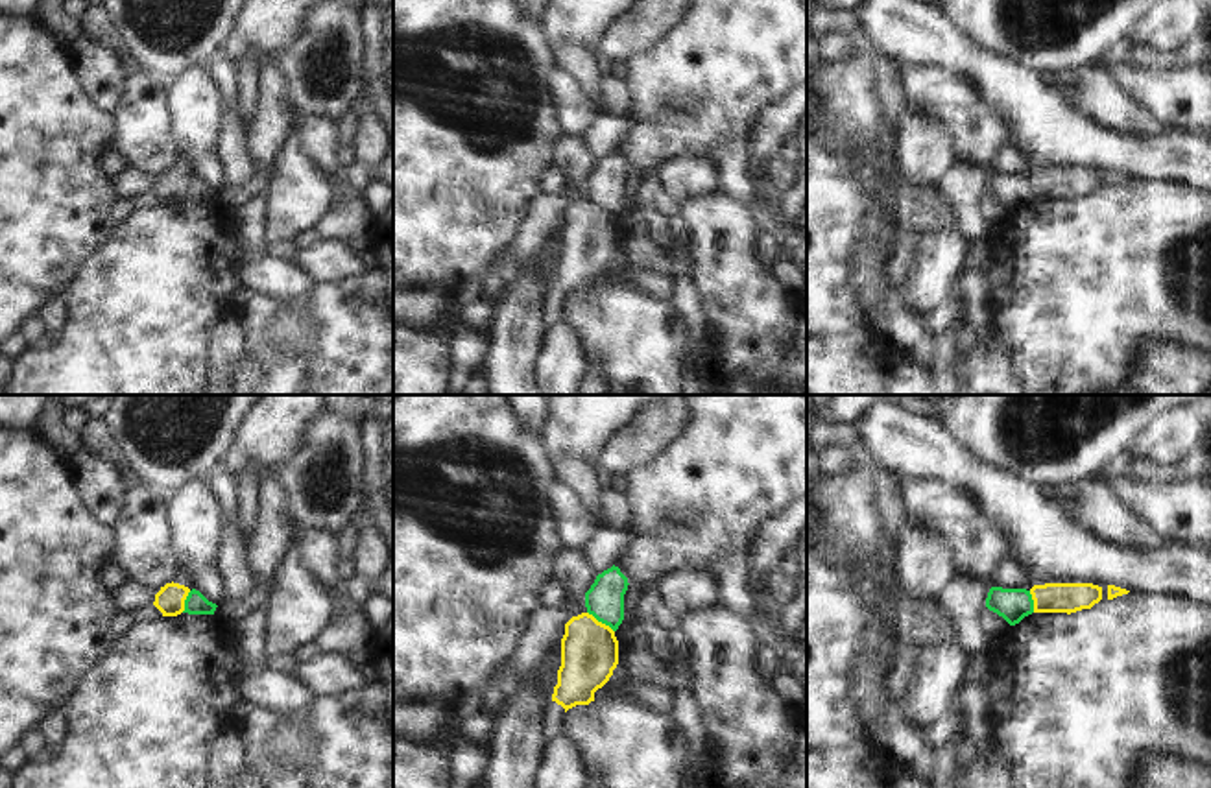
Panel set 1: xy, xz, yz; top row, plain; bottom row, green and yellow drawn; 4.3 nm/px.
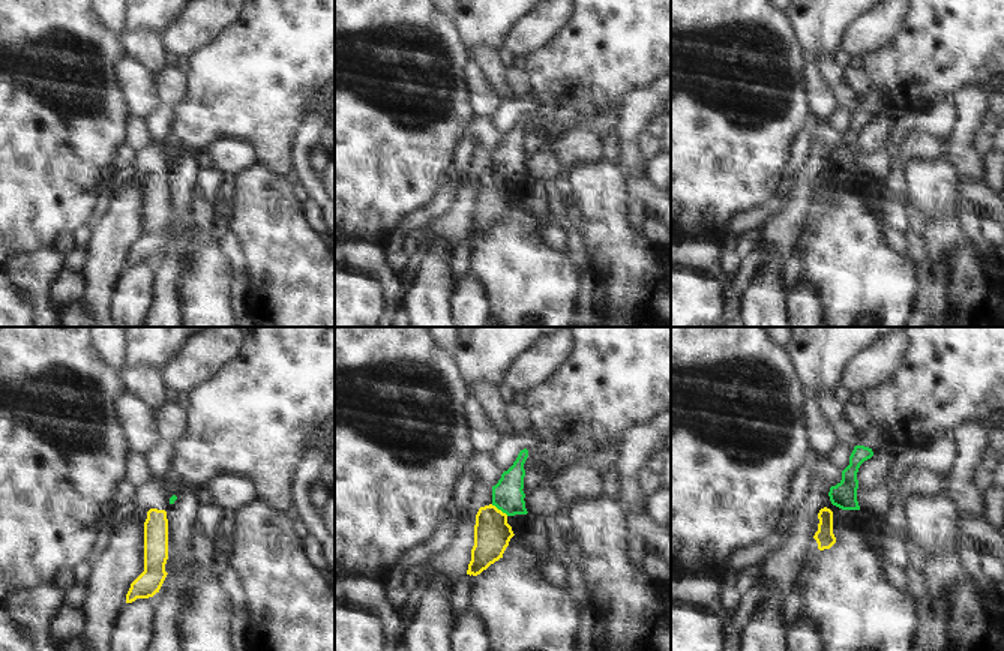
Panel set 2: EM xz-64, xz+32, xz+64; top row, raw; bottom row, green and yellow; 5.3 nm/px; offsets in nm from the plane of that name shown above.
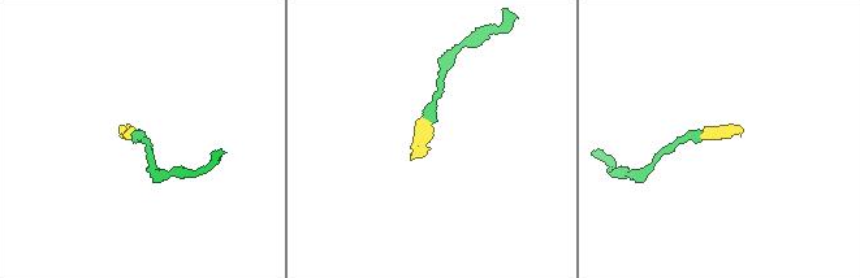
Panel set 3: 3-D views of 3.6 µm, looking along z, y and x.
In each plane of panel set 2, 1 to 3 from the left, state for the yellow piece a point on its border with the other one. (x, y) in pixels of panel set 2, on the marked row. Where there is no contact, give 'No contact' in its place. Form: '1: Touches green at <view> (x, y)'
1: No contact
2: Touches green at xz+32 (500, 509)
3: No contact.

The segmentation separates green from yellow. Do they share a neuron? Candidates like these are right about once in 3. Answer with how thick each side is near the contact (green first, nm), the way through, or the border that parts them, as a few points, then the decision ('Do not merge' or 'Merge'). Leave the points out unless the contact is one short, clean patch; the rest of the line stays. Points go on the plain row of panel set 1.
Thickness 170 nm (green) against 260 nm. Path across: xz (604, 187), (600, 207), (589, 224), (589, 237). Merge.

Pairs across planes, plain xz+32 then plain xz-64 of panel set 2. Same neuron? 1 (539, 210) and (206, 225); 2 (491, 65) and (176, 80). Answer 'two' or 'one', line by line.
1: one
2: two

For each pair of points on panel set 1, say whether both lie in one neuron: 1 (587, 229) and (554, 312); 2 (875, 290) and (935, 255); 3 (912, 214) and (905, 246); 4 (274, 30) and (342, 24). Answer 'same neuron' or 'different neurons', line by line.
1: same neuron
2: different neurons
3: different neurons
4: different neurons

